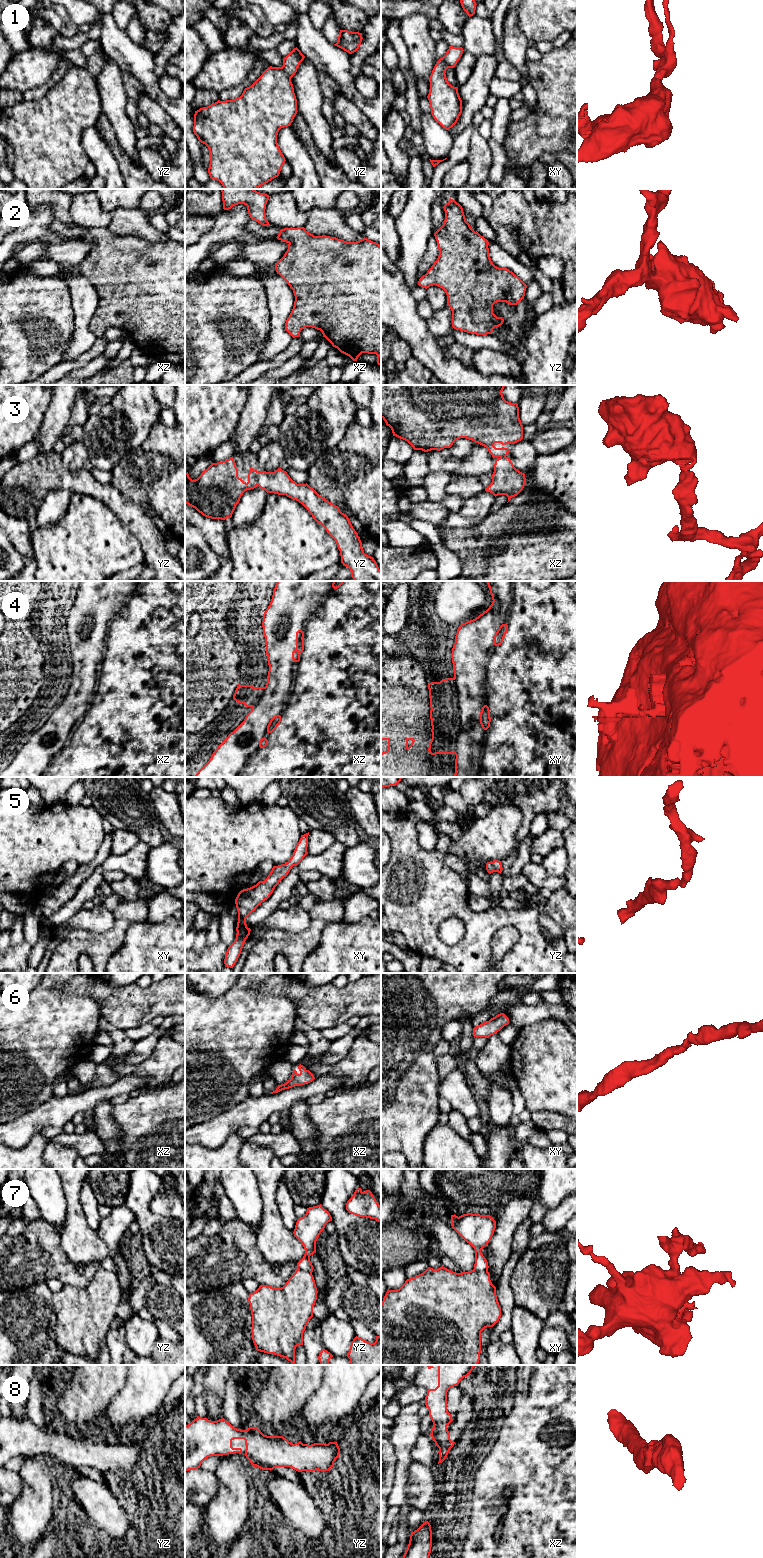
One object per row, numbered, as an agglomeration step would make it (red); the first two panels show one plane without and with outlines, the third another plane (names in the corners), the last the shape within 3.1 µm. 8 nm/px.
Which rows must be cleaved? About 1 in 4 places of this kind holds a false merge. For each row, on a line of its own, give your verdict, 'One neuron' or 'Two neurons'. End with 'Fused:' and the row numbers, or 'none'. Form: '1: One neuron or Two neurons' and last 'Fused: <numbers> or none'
1: One neuron
2: One neuron
3: One neuron
4: Two neurons
5: One neuron
6: One neuron
7: Two neurons
8: One neuron
Fused: 4, 7

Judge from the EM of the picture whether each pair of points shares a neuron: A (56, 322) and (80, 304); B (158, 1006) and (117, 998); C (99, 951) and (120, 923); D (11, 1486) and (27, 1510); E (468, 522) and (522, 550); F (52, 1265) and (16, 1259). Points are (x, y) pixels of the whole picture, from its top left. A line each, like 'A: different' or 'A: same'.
A: different
B: same
C: same
D: different
E: different
F: same

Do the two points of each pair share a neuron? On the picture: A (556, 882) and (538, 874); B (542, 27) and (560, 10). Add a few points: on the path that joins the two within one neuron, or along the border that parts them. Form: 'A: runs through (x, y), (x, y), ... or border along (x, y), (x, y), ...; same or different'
A: runs through (551, 882), (541, 879); same
B: runs through (546, 22), (555, 13); same

